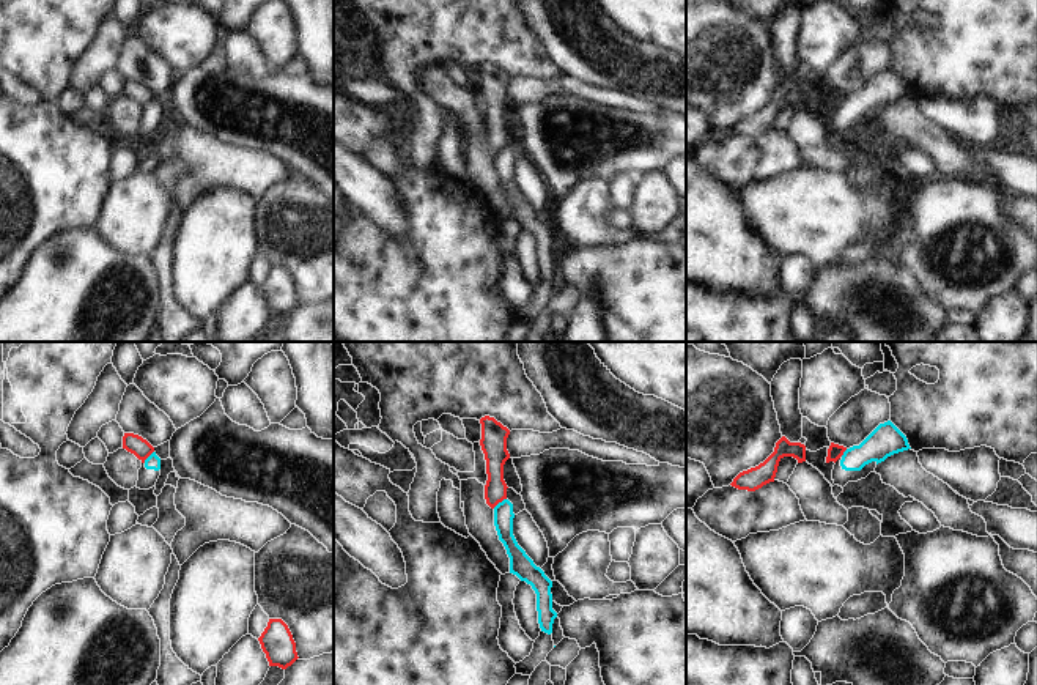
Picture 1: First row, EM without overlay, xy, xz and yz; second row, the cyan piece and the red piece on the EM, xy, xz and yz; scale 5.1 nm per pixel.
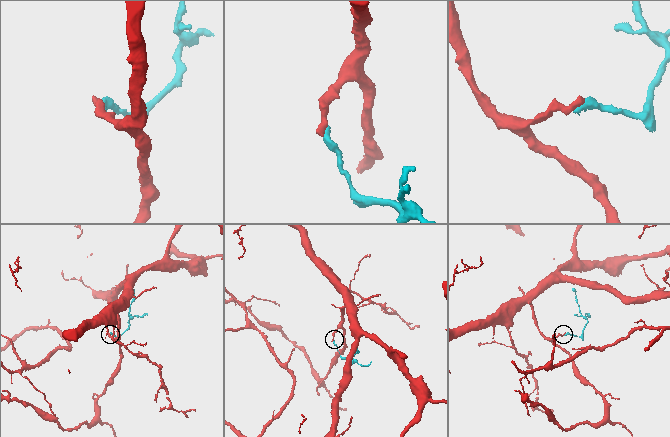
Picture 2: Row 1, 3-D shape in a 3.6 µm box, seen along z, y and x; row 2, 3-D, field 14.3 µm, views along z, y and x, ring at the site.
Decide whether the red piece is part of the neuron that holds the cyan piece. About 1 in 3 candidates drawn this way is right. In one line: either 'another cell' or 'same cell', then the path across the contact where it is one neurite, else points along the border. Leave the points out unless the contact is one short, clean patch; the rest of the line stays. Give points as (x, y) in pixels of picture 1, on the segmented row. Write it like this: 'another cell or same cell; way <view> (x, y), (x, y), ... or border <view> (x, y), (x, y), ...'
another cell; border xz (505, 498), (493, 507)

